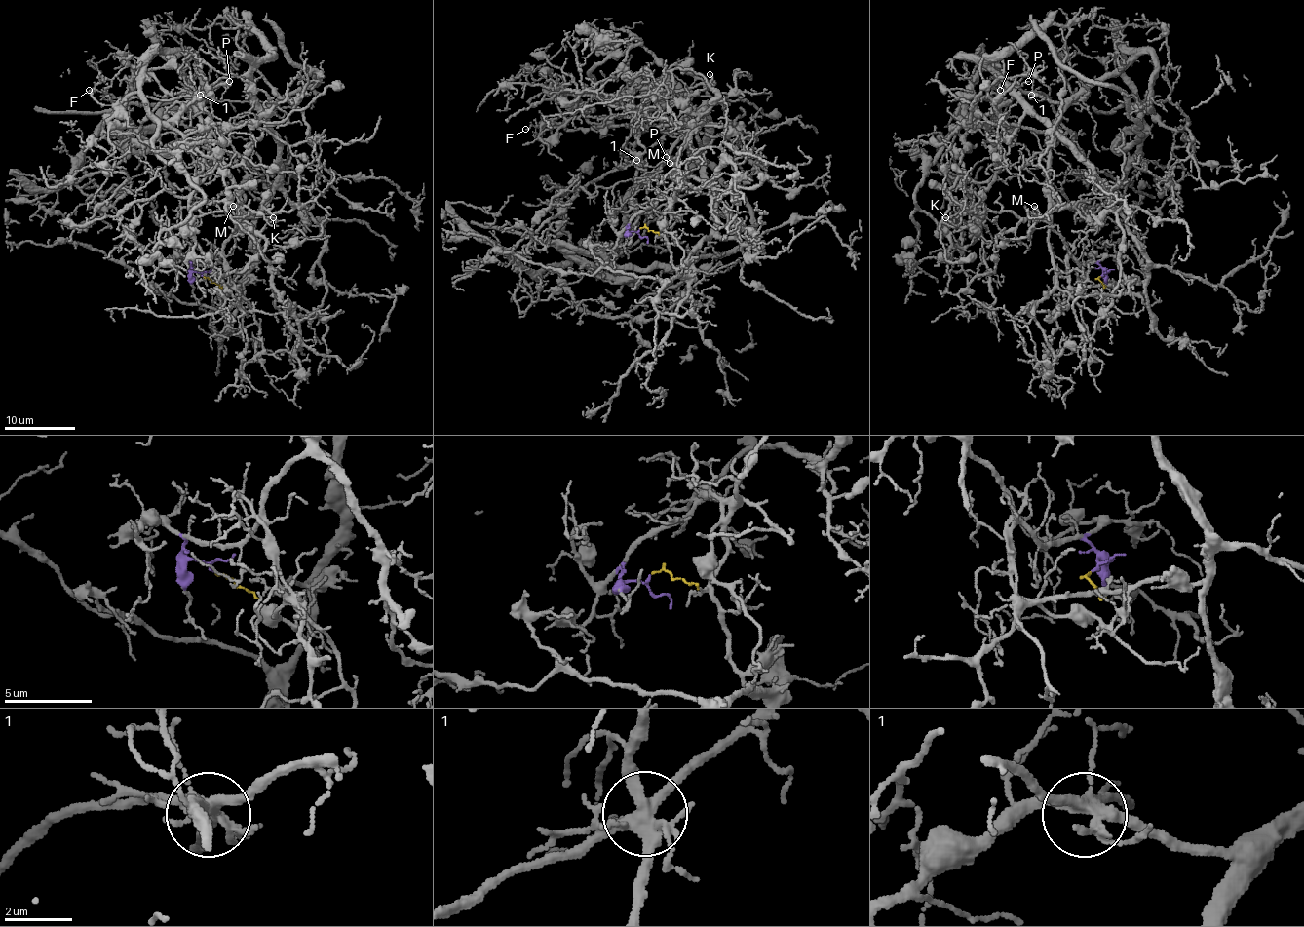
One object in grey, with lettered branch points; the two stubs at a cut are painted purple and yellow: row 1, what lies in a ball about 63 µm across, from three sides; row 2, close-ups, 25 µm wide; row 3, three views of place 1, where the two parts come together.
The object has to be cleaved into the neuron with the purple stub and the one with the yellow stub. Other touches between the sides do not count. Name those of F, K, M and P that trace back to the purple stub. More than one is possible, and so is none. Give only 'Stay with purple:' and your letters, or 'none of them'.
Stay with purple: F, K, M

